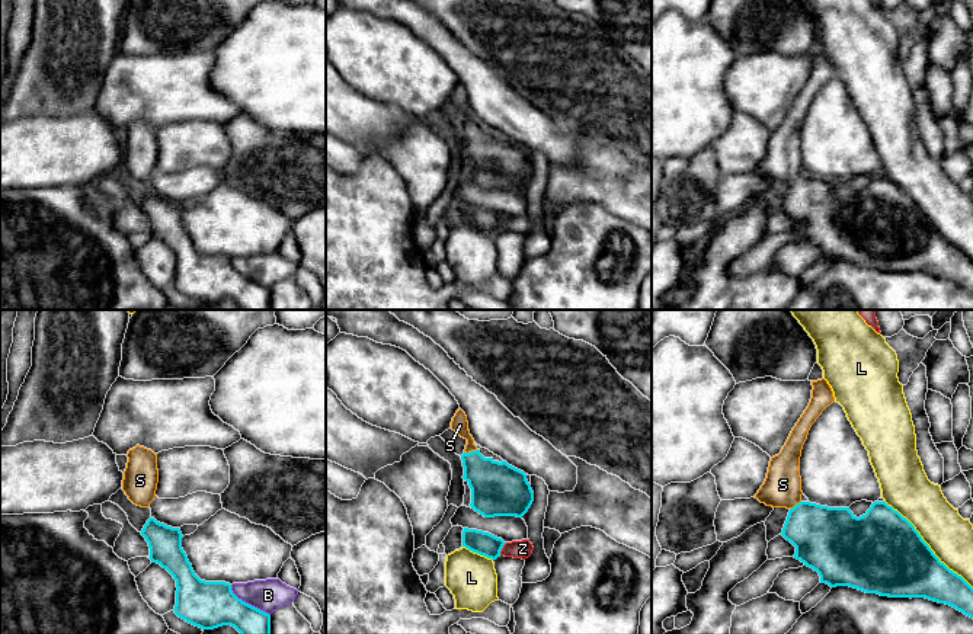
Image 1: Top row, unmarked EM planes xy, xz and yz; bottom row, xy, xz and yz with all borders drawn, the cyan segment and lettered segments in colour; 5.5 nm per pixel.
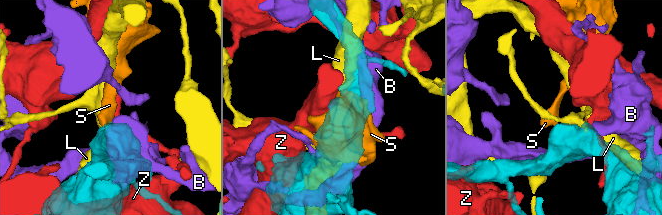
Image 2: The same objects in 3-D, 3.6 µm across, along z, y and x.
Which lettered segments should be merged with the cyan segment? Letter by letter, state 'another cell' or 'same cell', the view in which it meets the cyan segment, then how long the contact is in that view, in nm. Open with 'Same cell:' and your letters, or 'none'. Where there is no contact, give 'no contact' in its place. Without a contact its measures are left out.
Same cell: S
B: another cell; meets cyan in xy; contact 280 nm long
L: another cell; meets cyan in yz; contact 700 nm long
S: same cell; meets cyan in xz; contact 80 nm long
Z: another cell; meets cyan in xz; contact 80 nm long

